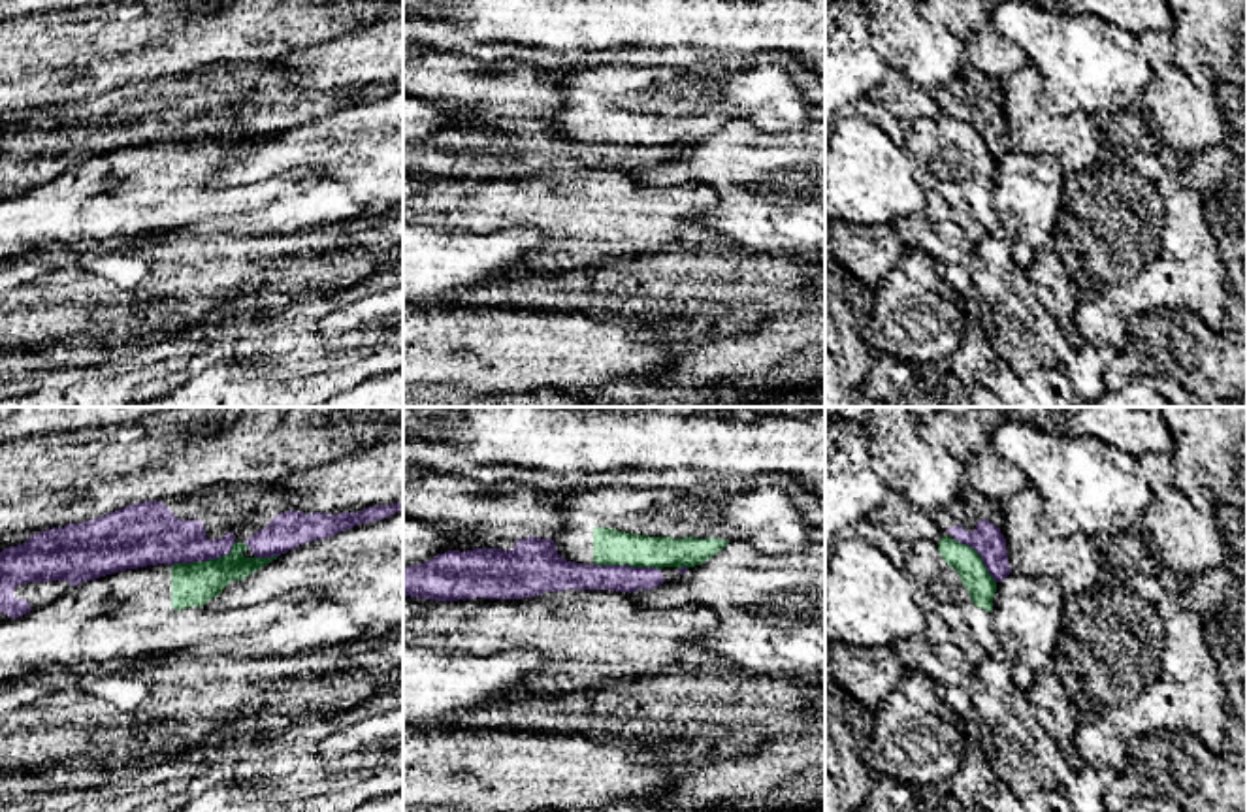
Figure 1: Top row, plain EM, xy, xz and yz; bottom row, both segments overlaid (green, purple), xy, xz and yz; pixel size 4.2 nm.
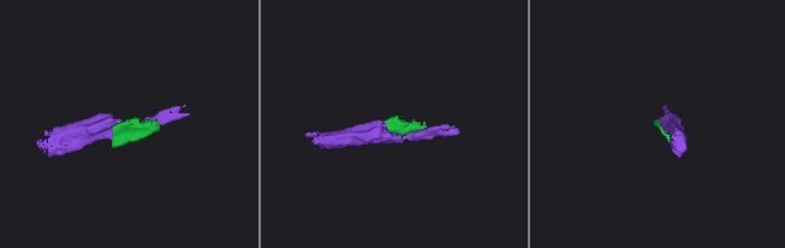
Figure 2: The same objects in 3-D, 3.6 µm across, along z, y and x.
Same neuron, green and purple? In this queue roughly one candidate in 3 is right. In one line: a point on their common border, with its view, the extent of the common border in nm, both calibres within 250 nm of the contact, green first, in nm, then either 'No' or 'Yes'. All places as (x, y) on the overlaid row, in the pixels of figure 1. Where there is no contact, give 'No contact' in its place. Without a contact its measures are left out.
Touches green at xy (208, 560). Shared border 300 nm. Thickness 190 nm (green) against 240 nm. No

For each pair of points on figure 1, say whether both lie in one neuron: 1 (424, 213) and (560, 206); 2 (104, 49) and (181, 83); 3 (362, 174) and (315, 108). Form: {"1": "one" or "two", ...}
{"1": "one", "2": "two", "3": "two"}

